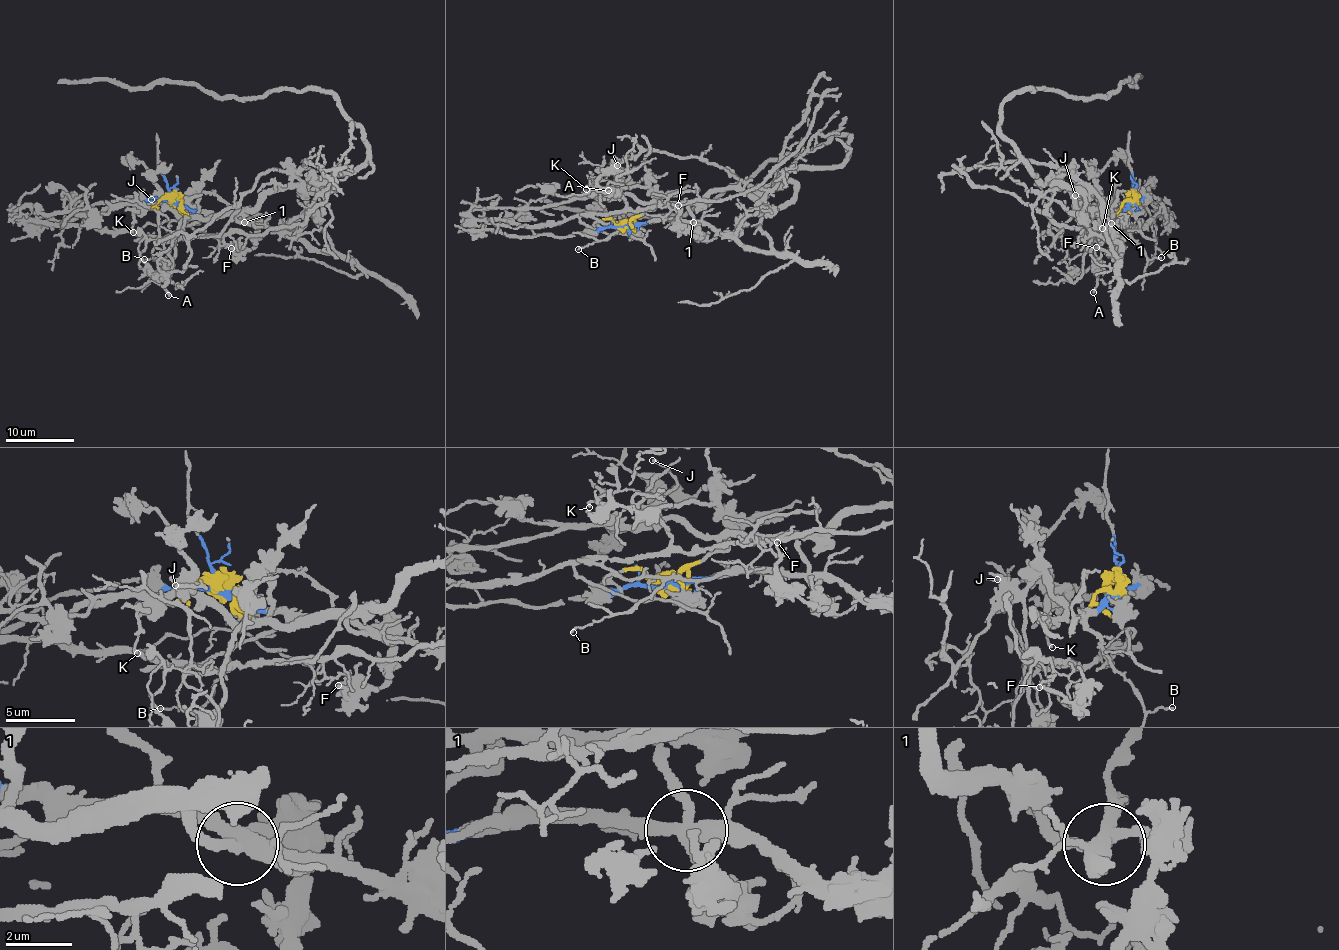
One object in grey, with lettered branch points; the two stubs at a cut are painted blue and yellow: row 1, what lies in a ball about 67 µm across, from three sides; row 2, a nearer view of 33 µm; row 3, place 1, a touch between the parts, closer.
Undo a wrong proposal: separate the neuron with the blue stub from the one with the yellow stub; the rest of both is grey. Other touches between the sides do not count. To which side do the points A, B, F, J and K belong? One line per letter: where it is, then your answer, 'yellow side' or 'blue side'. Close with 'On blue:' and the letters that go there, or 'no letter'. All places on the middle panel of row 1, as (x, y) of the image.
A: (608, 190) | yellow side
B: (578, 249) | blue side
F: (678, 205) | yellow side
J: (617, 165) | yellow side
K: (586, 189) | yellow side
On blue: B

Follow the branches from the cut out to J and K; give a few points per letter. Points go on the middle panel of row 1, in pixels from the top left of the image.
J: (626, 228), (647, 207), (633, 196), (613, 194), (628, 177), (617, 165)
K: (626, 228), (647, 207), (627, 194), (606, 197), (591, 184), (586, 188)

